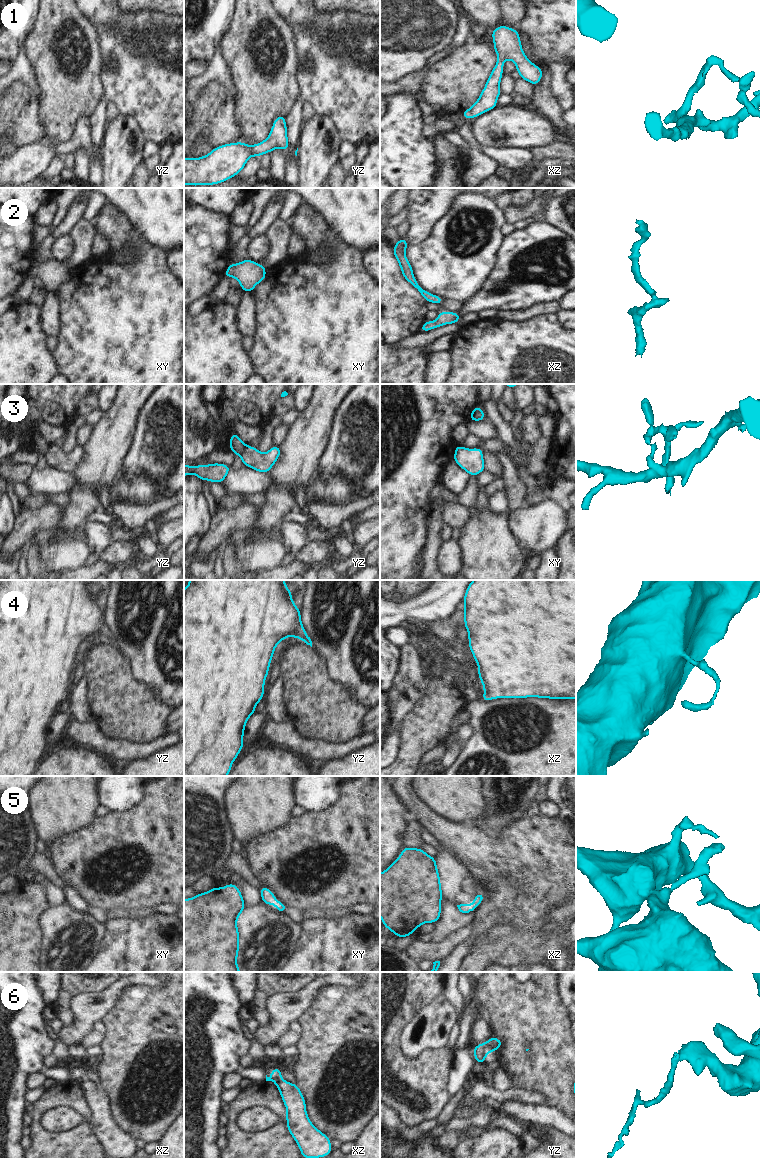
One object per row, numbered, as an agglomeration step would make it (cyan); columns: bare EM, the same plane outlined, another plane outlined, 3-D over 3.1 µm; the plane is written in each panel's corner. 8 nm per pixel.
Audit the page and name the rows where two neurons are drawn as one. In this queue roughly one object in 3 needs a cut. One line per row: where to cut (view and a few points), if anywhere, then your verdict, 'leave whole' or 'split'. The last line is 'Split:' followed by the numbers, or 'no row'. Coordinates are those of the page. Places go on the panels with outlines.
1: cut none; leave whole
2: cut none; leave whole
3: cut yz (246, 445), (240, 456); split
4: cut none; leave whole
5: cut none; leave whole
6: cut yz (484, 1043), (489, 1051); split
Split: 3, 6

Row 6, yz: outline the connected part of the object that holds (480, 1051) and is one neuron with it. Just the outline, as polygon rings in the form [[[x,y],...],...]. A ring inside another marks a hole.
[[[478,1043],[473,1048],[475,1063],[483,1064],[485,1062],[485,1059],[486,1059],[488,1053],[489,1053],[489,1050],[488,1050],[486,1044],[485,1043],[479,1044]]]

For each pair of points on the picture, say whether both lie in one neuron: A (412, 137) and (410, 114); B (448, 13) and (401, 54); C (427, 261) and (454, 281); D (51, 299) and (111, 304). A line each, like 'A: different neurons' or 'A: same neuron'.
A: same neuron
B: same neuron
C: same neuron
D: different neurons

